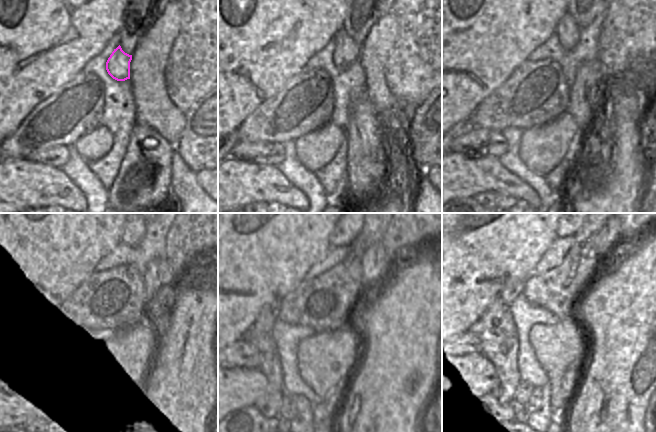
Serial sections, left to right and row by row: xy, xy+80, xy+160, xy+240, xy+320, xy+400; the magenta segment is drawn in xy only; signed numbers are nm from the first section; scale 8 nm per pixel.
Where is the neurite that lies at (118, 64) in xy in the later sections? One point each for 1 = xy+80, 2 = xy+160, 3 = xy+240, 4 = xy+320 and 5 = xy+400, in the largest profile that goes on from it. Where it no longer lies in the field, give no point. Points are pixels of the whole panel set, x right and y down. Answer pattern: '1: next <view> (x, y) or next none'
1: next xy+80 (346, 51)
2: next xy+160 (568, 33)
3: next xy+240 (132, 233)
4: next xy+320 (344, 233)
5: next xy+400 (560, 233)

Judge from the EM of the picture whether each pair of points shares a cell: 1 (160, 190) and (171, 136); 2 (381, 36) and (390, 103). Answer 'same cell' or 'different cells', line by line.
1: different cells
2: same cell

